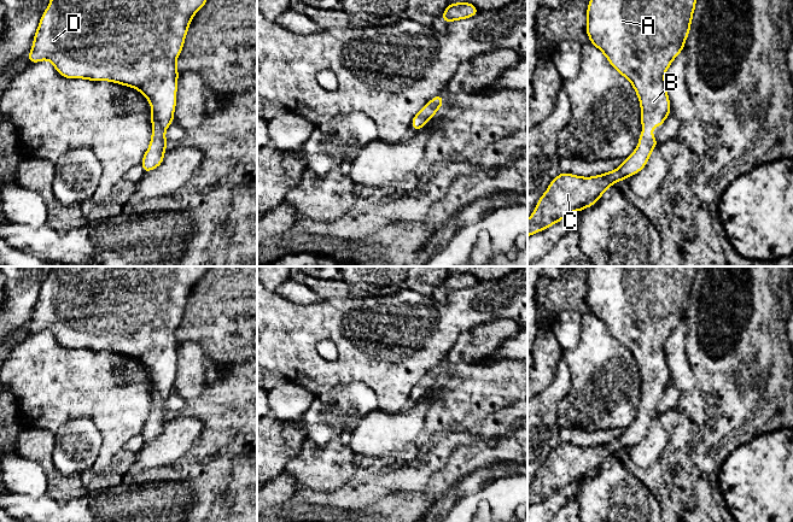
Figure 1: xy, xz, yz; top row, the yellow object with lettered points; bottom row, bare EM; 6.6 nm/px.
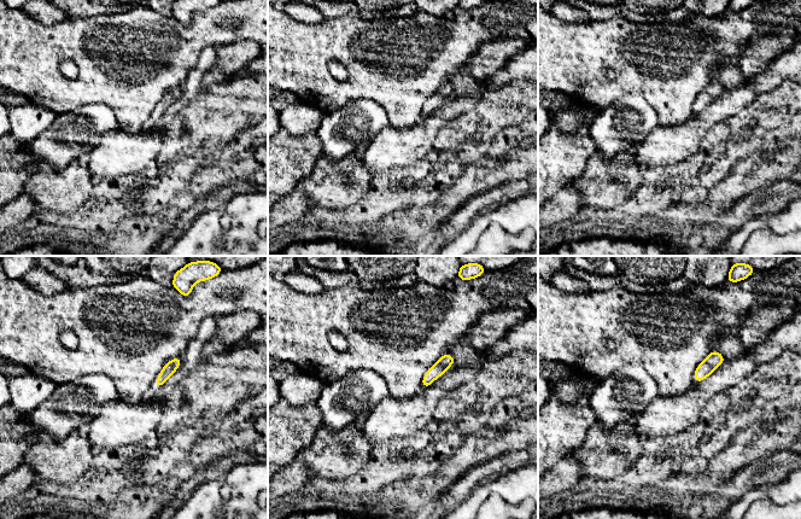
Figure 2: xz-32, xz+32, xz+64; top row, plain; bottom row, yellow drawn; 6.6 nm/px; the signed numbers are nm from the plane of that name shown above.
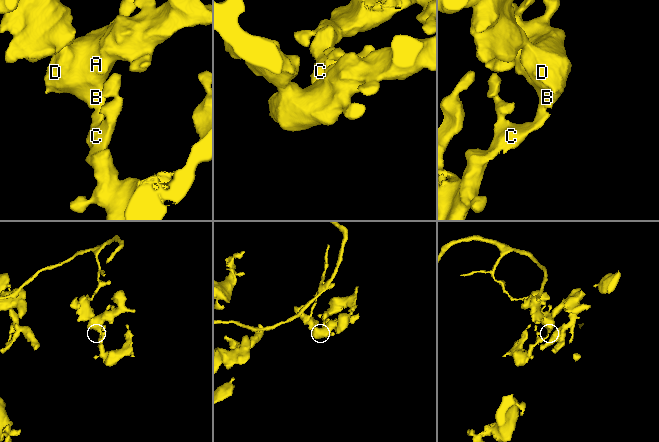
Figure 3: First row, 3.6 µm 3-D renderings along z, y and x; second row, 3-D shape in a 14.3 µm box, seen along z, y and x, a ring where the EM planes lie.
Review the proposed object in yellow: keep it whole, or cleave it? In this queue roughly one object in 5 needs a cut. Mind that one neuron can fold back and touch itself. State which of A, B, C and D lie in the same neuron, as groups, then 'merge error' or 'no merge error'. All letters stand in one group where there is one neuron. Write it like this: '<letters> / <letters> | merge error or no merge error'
A B C D | no merge error

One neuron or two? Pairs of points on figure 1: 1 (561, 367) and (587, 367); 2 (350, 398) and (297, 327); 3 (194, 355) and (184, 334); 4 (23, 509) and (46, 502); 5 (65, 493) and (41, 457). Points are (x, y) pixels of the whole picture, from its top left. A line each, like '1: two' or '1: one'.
1: two
2: two
3: two
4: one
5: one

